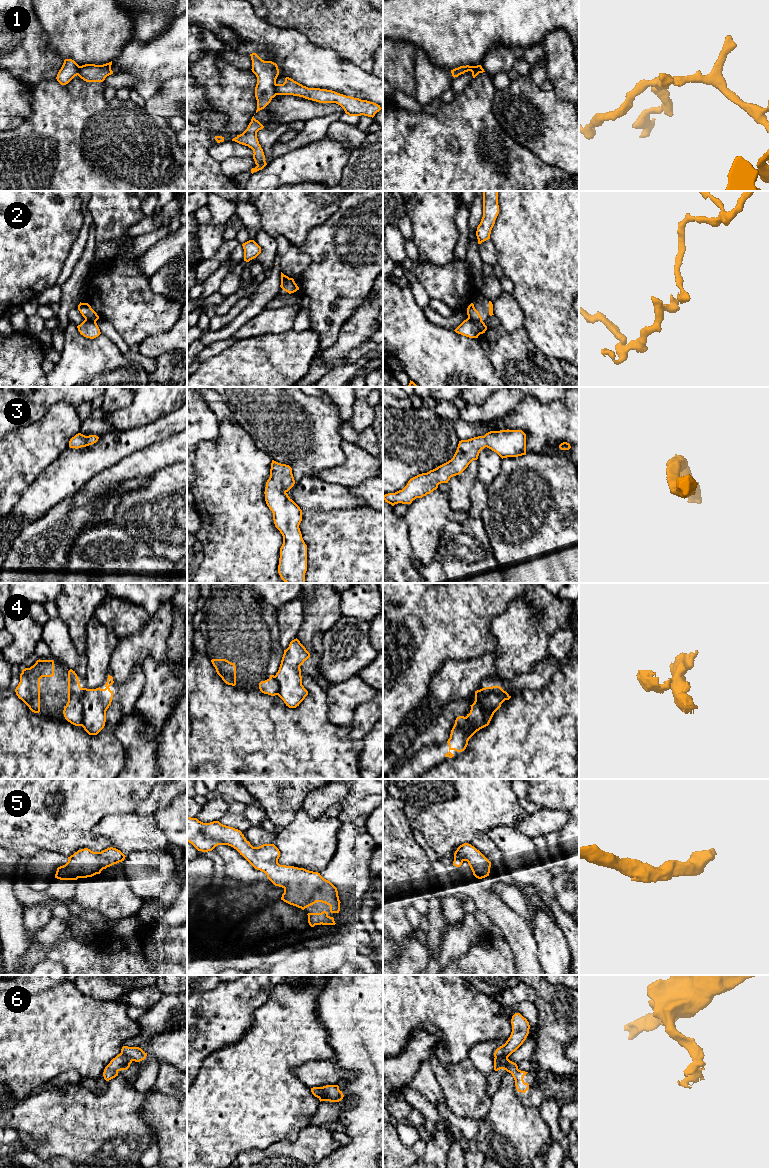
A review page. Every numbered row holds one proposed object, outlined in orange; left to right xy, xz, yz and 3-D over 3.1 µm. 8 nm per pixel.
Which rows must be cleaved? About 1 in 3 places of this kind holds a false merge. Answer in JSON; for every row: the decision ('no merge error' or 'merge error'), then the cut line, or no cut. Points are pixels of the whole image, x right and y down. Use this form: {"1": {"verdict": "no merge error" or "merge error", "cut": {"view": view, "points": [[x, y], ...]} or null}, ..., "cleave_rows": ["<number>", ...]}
{"1": {"verdict": "merge error", "cut": {"view": "xz", "points": [[275, 84], [275, 92], [277, 94]]}}, "2": {"verdict": "merge error", "cut": {"view": "yz", "points": [[468, 317], [482, 322]]}}, "3": {"verdict": "no merge error", "cut": null}, "4": {"verdict": "merge error", "cut": {"view": "xy", "points": [[80, 688], [81, 725]]}}, "5": {"verdict": "no merge error", "cut": null}, "6": {"verdict": "merge error", "cut": {"view": "yz", "points": [[507, 1057], [500, 1056], [495, 1058]]}}, "cleave_rows": ["1", "2", "4", "6"]}

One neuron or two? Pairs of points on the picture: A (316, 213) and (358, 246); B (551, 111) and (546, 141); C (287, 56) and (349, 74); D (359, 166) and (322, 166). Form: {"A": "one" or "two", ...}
{"A": "two", "B": "one", "C": "one", "D": "two"}

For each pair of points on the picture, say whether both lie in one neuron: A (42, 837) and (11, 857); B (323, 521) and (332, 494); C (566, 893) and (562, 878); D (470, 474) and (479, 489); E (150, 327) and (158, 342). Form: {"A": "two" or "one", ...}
{"A": "two", "B": "two", "C": "one", "D": "two", "E": "two"}

